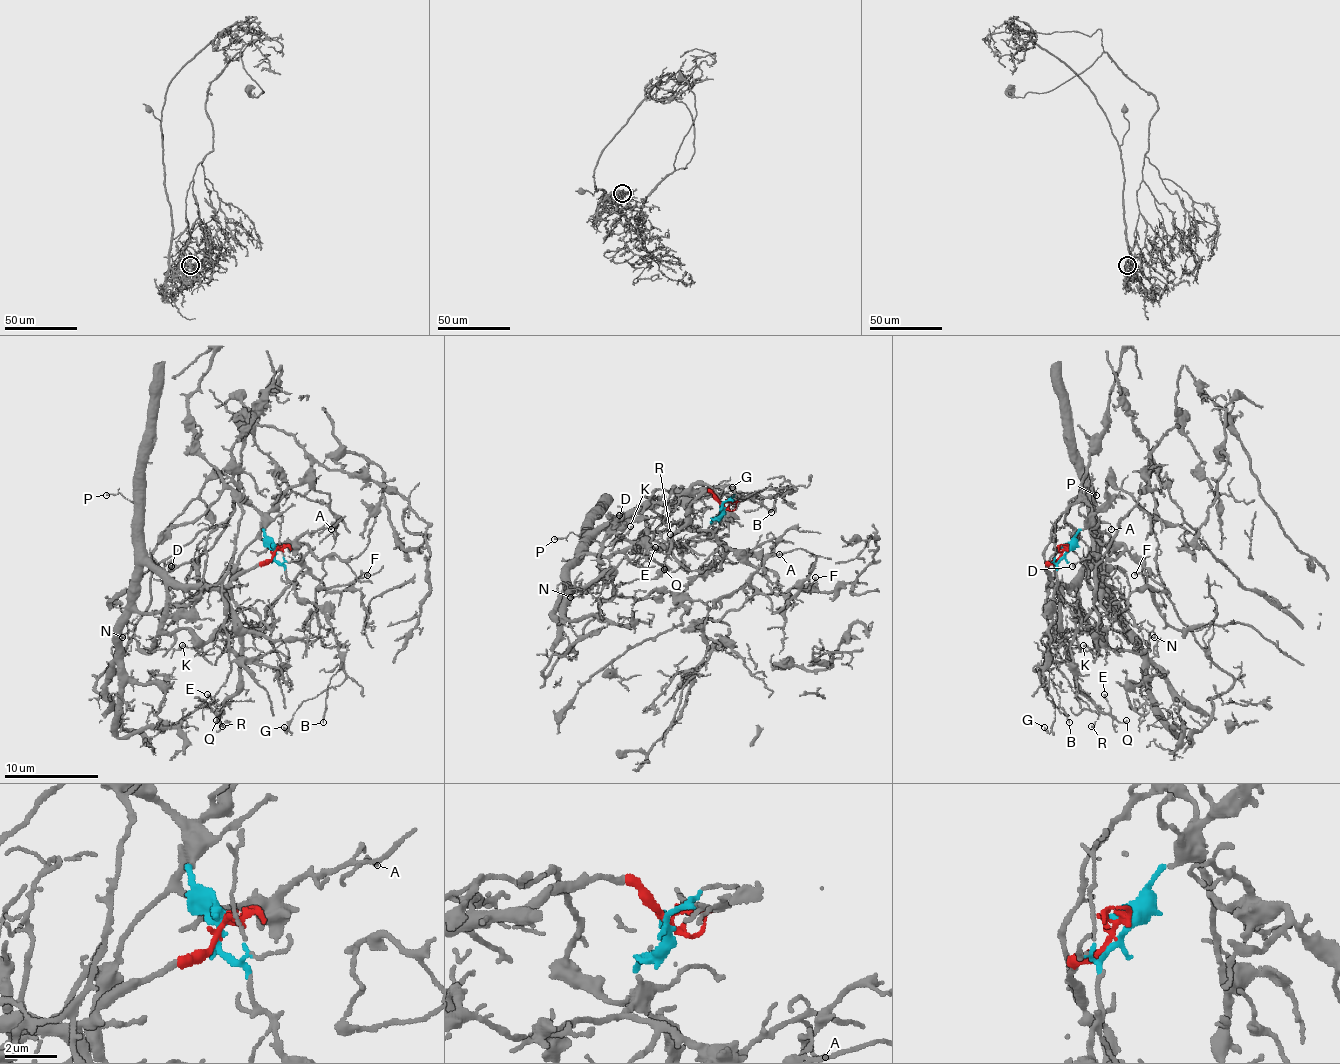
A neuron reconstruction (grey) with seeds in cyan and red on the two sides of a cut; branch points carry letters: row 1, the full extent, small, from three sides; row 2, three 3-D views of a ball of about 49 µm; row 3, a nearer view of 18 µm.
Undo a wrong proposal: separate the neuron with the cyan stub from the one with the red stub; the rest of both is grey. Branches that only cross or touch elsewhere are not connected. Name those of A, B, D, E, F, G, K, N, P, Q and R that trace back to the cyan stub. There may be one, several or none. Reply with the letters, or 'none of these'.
A, B, F, G

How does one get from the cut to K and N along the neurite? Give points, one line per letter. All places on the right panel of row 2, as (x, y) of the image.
K: (1064, 551), (1050, 565), (1047, 576), (1075, 590), (1075, 604), (1094, 637), (1094, 647), (1082, 644)
N: (1064, 551), (1047, 576), (1075, 590), (1082, 621), (1113, 649), (1139, 651), (1153, 630), (1155, 637)

